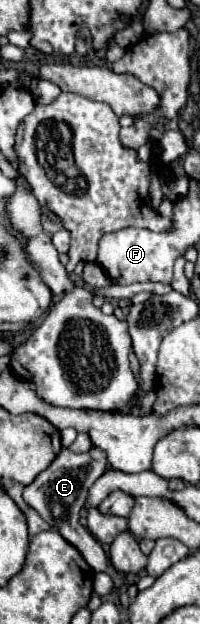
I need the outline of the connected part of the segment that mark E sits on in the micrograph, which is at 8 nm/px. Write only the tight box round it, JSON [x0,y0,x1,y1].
[24,446,108,572]

